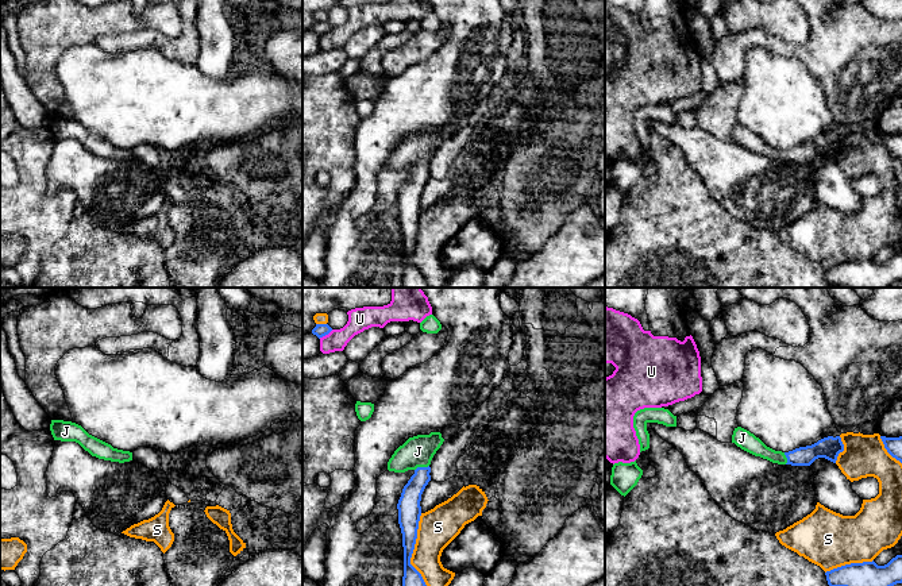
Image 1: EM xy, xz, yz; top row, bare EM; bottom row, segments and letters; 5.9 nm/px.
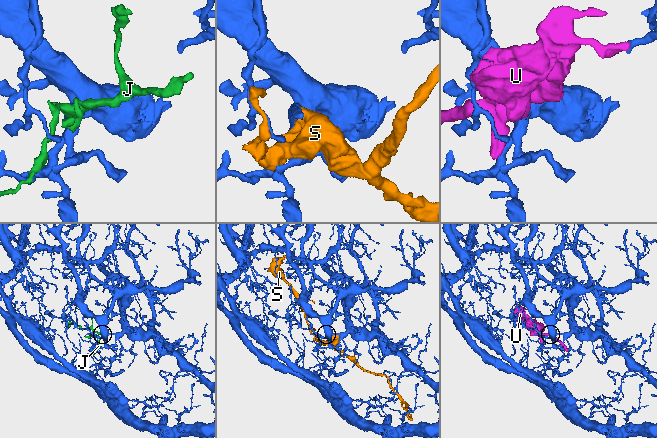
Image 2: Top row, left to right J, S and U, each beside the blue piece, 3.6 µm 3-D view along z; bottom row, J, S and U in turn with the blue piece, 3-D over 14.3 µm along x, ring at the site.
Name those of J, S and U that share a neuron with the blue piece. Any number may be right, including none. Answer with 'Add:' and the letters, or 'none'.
Add: J

